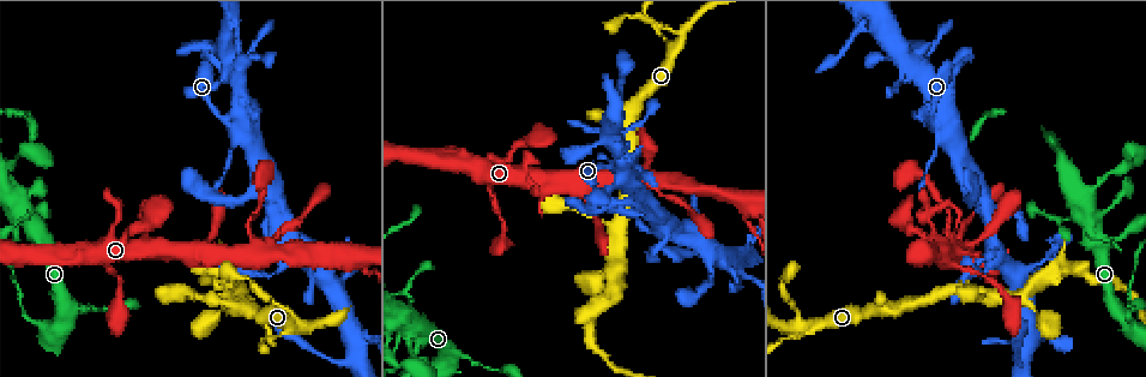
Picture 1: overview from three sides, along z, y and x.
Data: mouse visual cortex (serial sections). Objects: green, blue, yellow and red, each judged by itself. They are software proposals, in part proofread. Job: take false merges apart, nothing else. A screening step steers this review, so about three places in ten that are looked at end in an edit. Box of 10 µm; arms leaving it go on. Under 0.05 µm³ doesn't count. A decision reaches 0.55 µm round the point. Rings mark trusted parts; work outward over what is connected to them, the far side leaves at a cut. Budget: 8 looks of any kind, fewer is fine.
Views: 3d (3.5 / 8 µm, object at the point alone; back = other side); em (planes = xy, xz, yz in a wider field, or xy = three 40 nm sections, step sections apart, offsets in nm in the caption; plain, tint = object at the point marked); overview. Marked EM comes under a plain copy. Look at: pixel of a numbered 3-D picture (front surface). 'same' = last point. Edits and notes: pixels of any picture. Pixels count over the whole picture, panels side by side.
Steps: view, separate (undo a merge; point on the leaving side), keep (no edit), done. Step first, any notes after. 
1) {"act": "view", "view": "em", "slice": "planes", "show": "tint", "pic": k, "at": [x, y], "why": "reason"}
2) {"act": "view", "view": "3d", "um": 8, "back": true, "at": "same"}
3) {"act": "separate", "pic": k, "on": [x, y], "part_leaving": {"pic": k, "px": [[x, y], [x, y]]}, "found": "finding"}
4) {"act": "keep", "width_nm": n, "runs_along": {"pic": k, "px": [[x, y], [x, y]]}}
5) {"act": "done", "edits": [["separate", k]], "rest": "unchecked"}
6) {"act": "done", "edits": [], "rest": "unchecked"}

{"act": "view", "view": "3d", "um": 3.5, "pic": 1, "at": [958, 222], "why": "thin neck"}

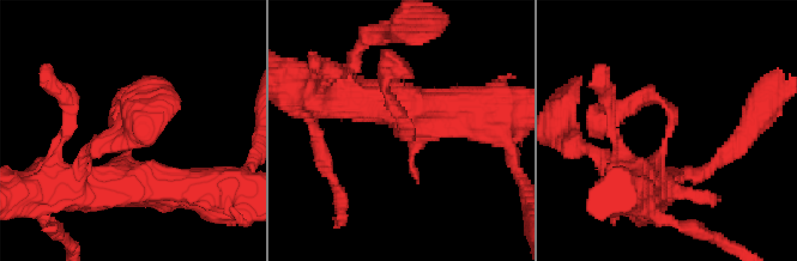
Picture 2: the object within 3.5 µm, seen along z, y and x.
{"act": "view", "view": "em", "slice": "xy", "step": 3, "show": "tint", "pic": 2, "at": [396, 130], "arm_widths_nm": [200, 500], "why": "need the tissue"}

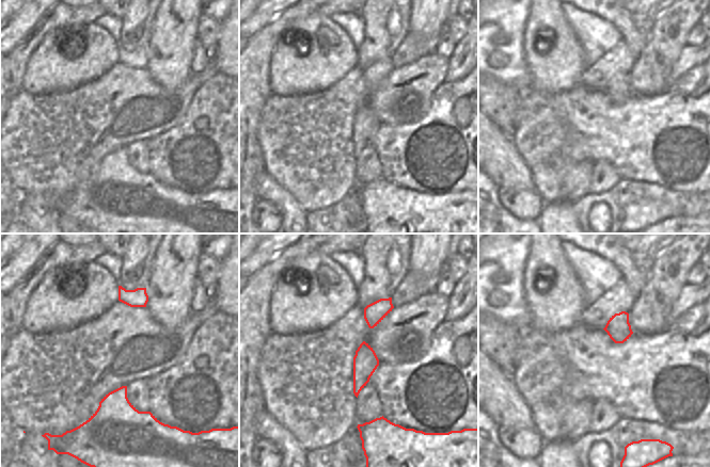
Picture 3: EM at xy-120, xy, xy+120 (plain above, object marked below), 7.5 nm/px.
{"act": "keep", "width_nm": 190, "runs_along": {"pic": 2, "px": [[103, 187], [130, 183], [122, 102]]}, "found": "all the same cell"}

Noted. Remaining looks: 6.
{"act": "view", "view": "3d", "um": 3.5, "pic": 1, "at": [210, 269], "why": "thick turns thin"}

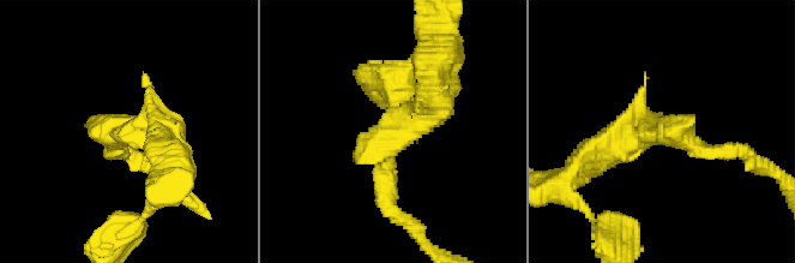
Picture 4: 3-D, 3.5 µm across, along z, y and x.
{"act": "view", "view": "em", "slice": "xy", "step": 1, "show": "tint", "pic": 4, "at": [120, 129]}

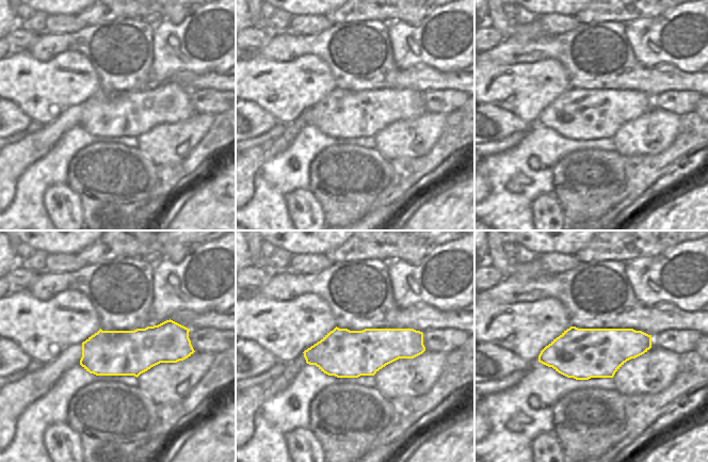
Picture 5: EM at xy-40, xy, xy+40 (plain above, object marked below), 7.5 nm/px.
{"act": "keep", "runs_along": {"pic": 4, "px": [[435, 83], [380, 148], [387, 207]]}, "found": "all the same cell"}

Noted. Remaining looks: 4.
{"act": "view", "view": "3d", "um": 3.5, "pic": 1, "at": [800, 324]}

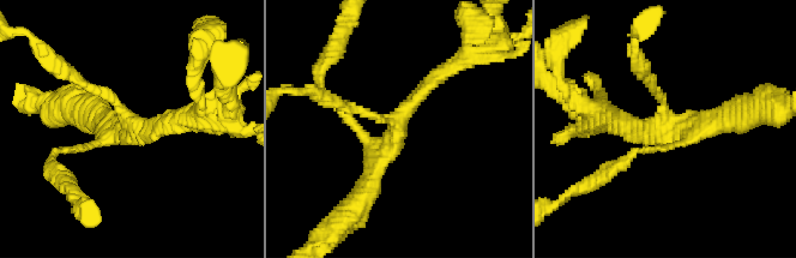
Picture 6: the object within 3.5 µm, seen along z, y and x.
{"act": "view", "view": "em", "slice": "xy", "step": 5, "show": "tint", "pic": 6, "at": [131, 120], "arms": 4, "arm_widths_nm": [100, 150, 200, 250]}

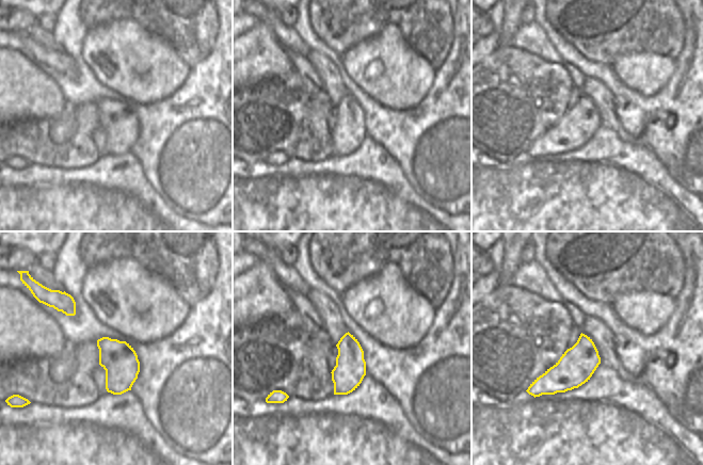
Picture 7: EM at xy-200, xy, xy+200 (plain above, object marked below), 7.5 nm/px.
{"act": "keep", "runs_along": {"pic": 6, "px": [[735, 119], [674, 126], [646, 74]]}, "found": "continuous, no second cell"}

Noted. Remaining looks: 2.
{"act": "done", "edits": [], "rest": "unchecked"}

